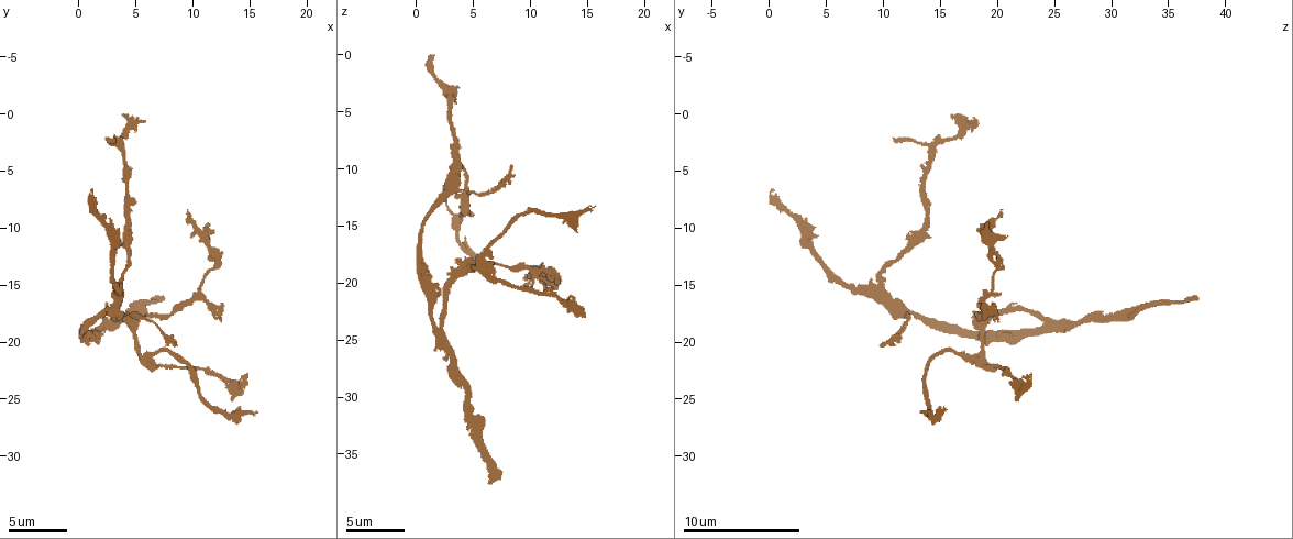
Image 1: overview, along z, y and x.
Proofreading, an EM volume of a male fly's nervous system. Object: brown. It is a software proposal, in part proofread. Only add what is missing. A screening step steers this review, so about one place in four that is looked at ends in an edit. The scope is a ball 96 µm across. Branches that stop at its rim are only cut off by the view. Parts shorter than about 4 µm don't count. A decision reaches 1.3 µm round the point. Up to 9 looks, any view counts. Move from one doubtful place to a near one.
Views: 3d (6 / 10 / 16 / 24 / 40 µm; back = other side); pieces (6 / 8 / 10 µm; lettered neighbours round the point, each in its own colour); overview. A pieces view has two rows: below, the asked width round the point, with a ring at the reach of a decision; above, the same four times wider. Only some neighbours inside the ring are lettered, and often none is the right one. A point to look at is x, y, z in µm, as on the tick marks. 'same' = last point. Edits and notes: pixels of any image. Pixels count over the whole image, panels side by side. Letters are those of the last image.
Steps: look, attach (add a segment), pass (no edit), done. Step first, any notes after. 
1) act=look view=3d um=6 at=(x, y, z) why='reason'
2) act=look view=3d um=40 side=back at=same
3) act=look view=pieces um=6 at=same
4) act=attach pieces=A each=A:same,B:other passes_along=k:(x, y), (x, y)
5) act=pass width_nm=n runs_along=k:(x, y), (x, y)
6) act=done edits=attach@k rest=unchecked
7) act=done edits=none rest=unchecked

act=look view=3d um=6 at=(15.4, 26.4, 13.4)

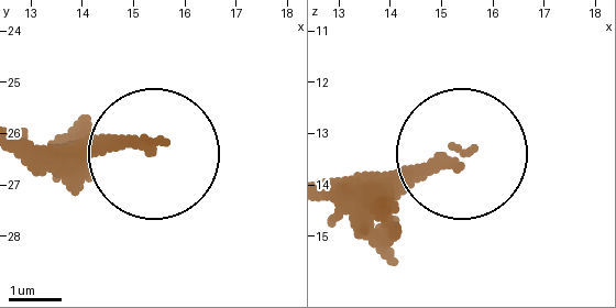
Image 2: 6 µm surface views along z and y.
act=look view=pieces um=10 at=(15.45, 26.20, 13.35) why='see the neighbours'

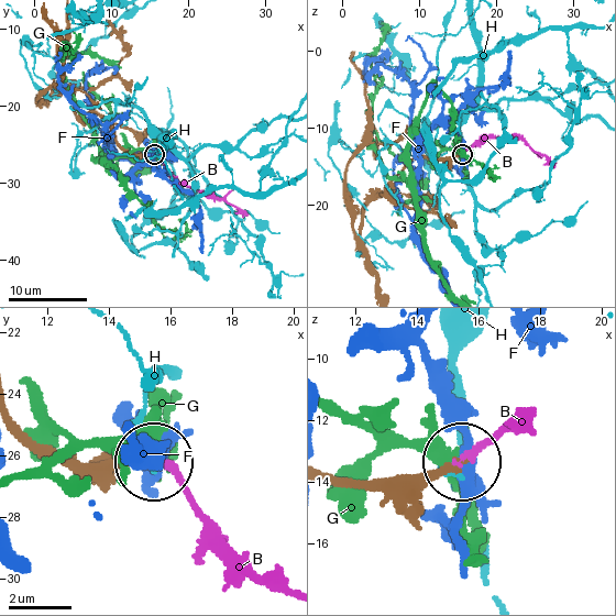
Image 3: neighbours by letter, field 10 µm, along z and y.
act=attach pieces=B each=B:same,F:other,G:other,H:other found='it goes on there'

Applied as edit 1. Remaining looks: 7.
act=look view=overview why='redraw'

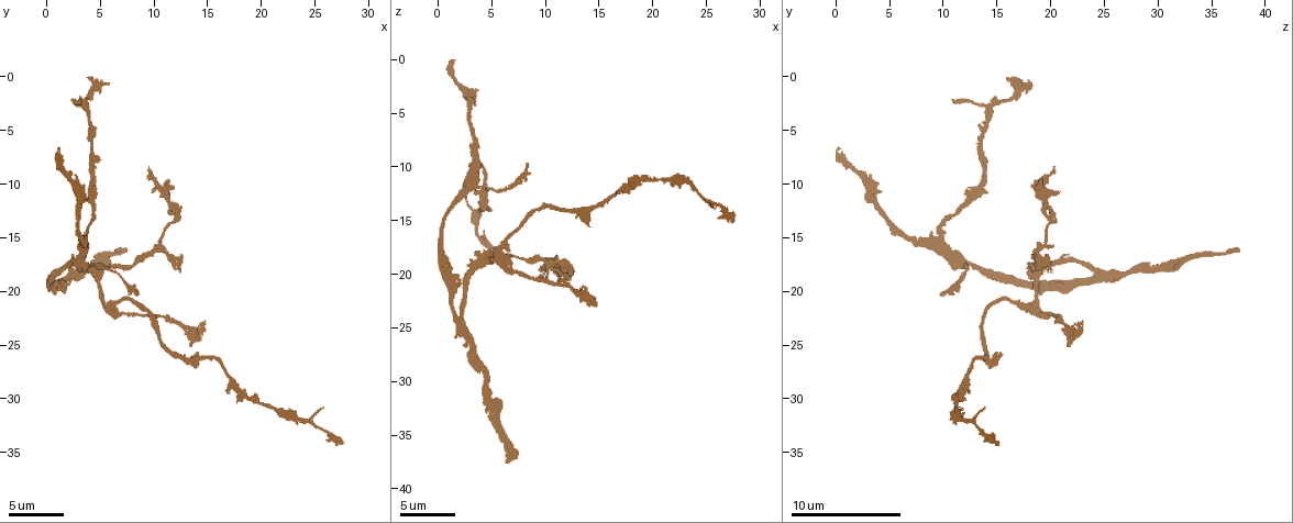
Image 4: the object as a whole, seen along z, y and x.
act=look view=pieces um=6 at=(8.4, 20.2, 9.6) why='thin end'

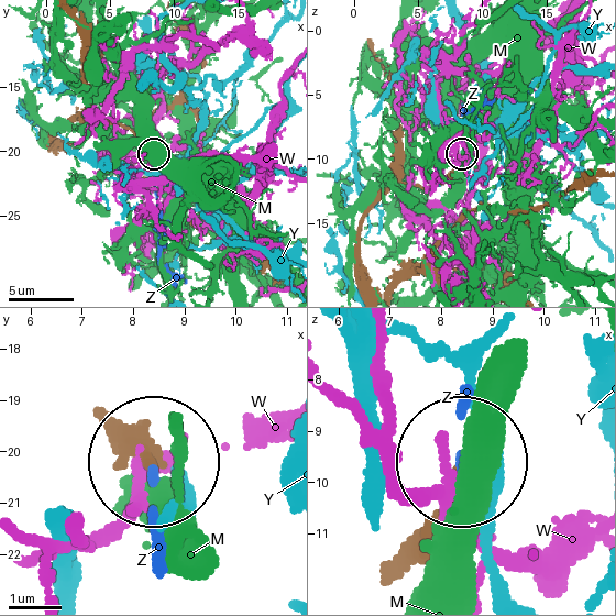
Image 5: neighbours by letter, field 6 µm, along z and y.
act=attach pieces=Z each=M:other,W:other,Y:other,Z:same passes_along=5:(117, 417), (156, 470), (156, 561) found='it goes on there'

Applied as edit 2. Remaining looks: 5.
act=look view=overview

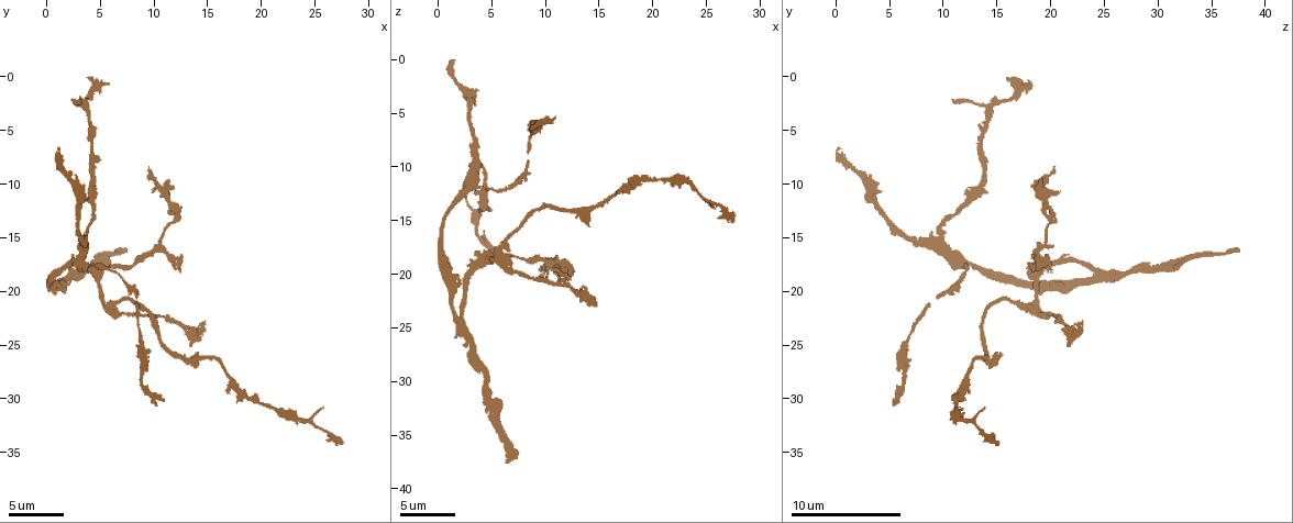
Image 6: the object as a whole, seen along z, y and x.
act=look view=pieces um=10 at=(12.6, 18.2, 20.0) why='an open end'

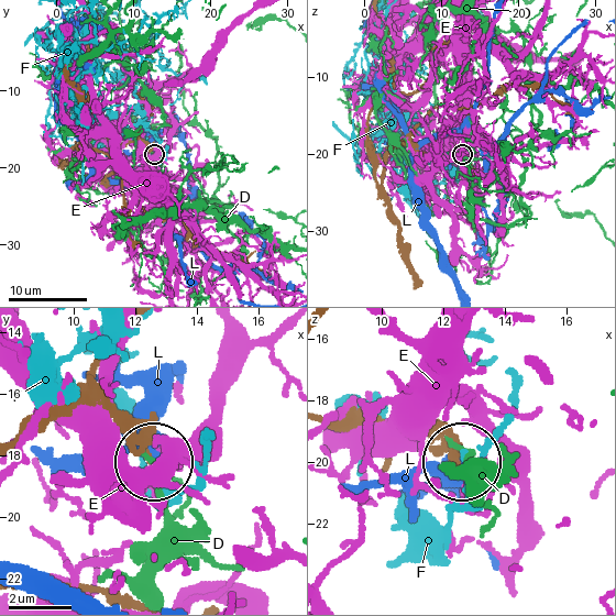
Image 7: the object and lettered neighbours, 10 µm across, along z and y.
act=pass width_nm=150 each=D:other,E:other,F:other,L:other found='no lettered segment goes on from it'

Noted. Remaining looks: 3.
act=look view=pieces um=6 at=(7.2, 16.2, 37.2) why='end of a long branch'

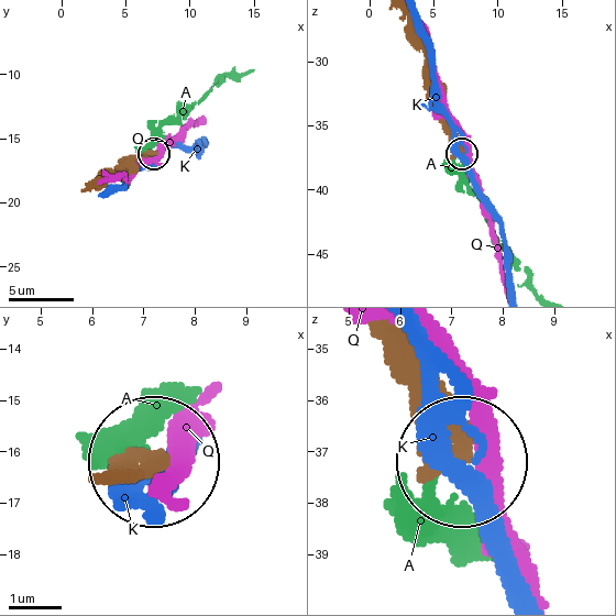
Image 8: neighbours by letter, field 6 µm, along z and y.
act=attach pieces=A each=A:same,K:other,Q:other passes_along=8:(372, 337), (411, 411), (451, 542) found='it goes on there'

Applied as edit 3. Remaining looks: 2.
act=done edits=attach@3,attach@5,attach@8 rest=unchecked

